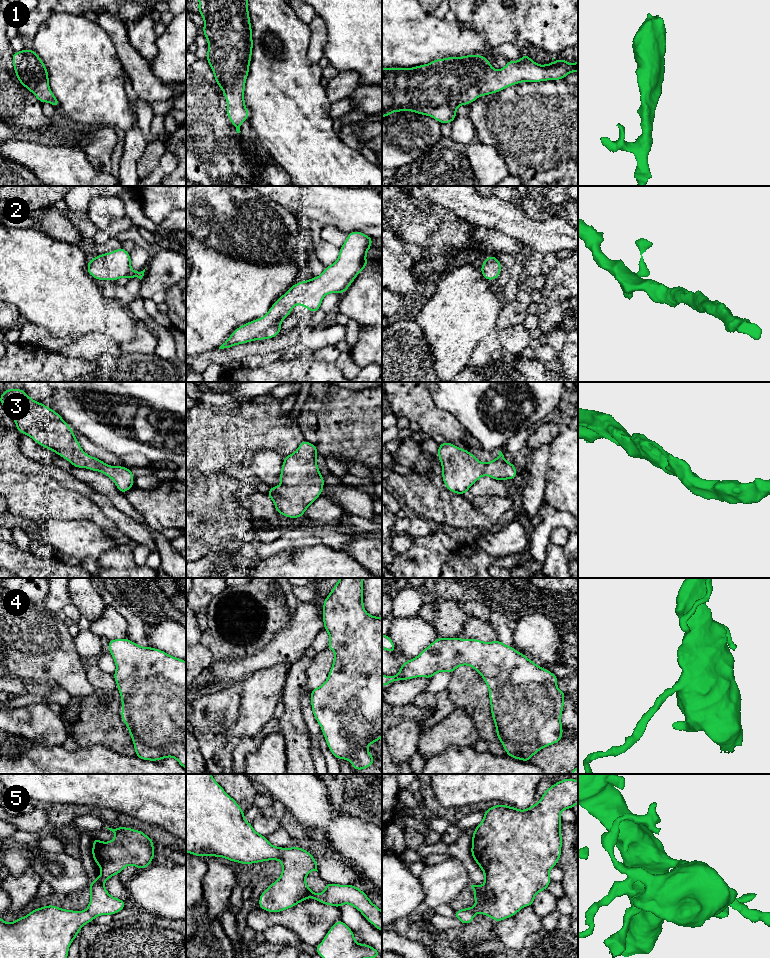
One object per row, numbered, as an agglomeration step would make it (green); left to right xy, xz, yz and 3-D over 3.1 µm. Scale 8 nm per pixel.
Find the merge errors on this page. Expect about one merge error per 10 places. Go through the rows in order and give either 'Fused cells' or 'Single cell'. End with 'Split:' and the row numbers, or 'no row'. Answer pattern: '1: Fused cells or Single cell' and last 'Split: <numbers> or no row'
1: Single cell
2: Single cell
3: Single cell
4: Single cell
5: Single cell
Split: no row

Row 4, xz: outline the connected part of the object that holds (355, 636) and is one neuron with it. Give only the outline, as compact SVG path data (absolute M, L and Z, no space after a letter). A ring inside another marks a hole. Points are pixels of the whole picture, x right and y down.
M340 578L325 598L322 607L322 618L324 630L329 633L329 644L327 648L335 652L335 657L327 680L320 687L311 689L313 715L321 727L330 752L336 759L349 760L356 771L366 769L374 763L374 757L368 752L368 746L377 742L382 737L382 617L371 616L365 611L363 603L363 580L364 578Z

